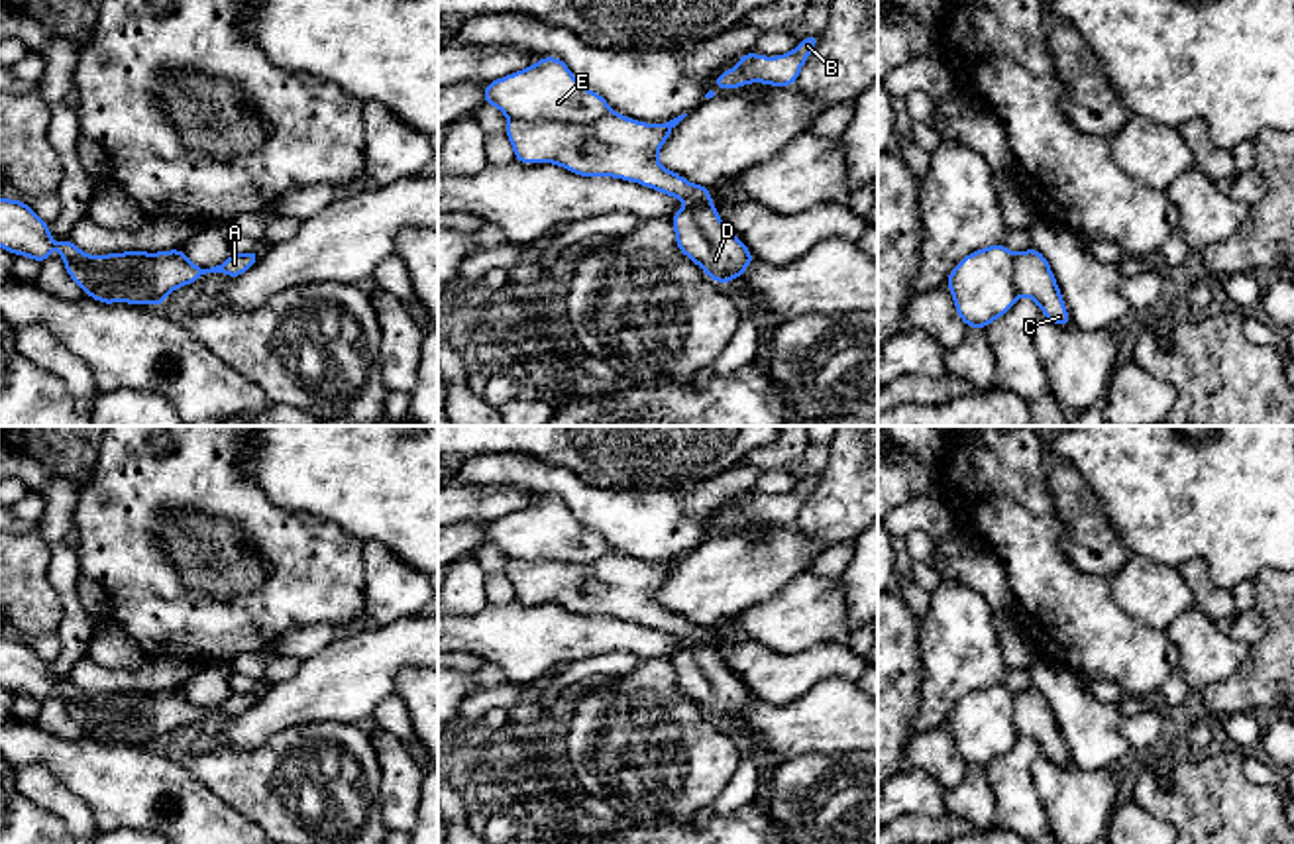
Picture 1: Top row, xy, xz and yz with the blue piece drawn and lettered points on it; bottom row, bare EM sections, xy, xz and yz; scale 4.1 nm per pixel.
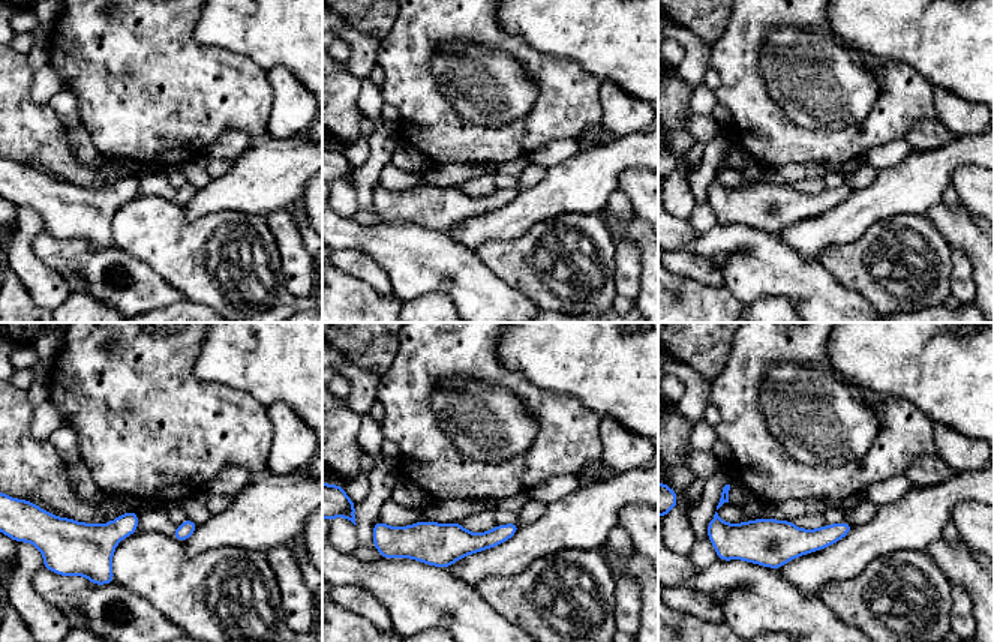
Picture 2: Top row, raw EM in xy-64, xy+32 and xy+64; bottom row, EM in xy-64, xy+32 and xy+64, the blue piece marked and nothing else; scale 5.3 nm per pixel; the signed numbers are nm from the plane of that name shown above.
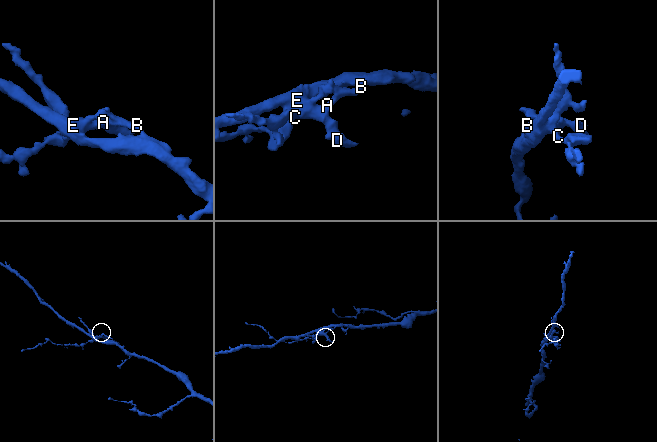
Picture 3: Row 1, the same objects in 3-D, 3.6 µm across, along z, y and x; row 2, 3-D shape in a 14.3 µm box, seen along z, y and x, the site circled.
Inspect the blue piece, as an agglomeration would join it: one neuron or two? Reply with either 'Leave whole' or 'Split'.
Split

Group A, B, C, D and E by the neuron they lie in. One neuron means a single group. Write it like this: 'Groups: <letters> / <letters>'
Groups: A B C D / E

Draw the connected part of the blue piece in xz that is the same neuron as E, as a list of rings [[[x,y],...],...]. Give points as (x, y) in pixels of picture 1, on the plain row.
[[[542,497],[489,522],[481,544],[493,544],[518,561],[595,561],[611,552],[609,542],[585,528],[558,497]]]

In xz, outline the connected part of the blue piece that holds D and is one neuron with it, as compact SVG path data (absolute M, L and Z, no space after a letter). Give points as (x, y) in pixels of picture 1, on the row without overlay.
M617 552L595 561L511 559L505 571L518 603L556 603L579 616L617 616L691 640L672 656L675 685L709 718L727 724L756 697L719 658L709 626L687 622L656 599L685 555L666 563L642 563Z

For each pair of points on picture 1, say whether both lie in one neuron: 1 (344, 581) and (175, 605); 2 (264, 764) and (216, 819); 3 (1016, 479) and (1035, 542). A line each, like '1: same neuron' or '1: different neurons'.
1: same neuron
2: different neurons
3: same neuron

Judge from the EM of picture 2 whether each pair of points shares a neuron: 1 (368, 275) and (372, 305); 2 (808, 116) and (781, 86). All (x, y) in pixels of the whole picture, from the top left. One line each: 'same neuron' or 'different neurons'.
1: different neurons
2: same neuron

